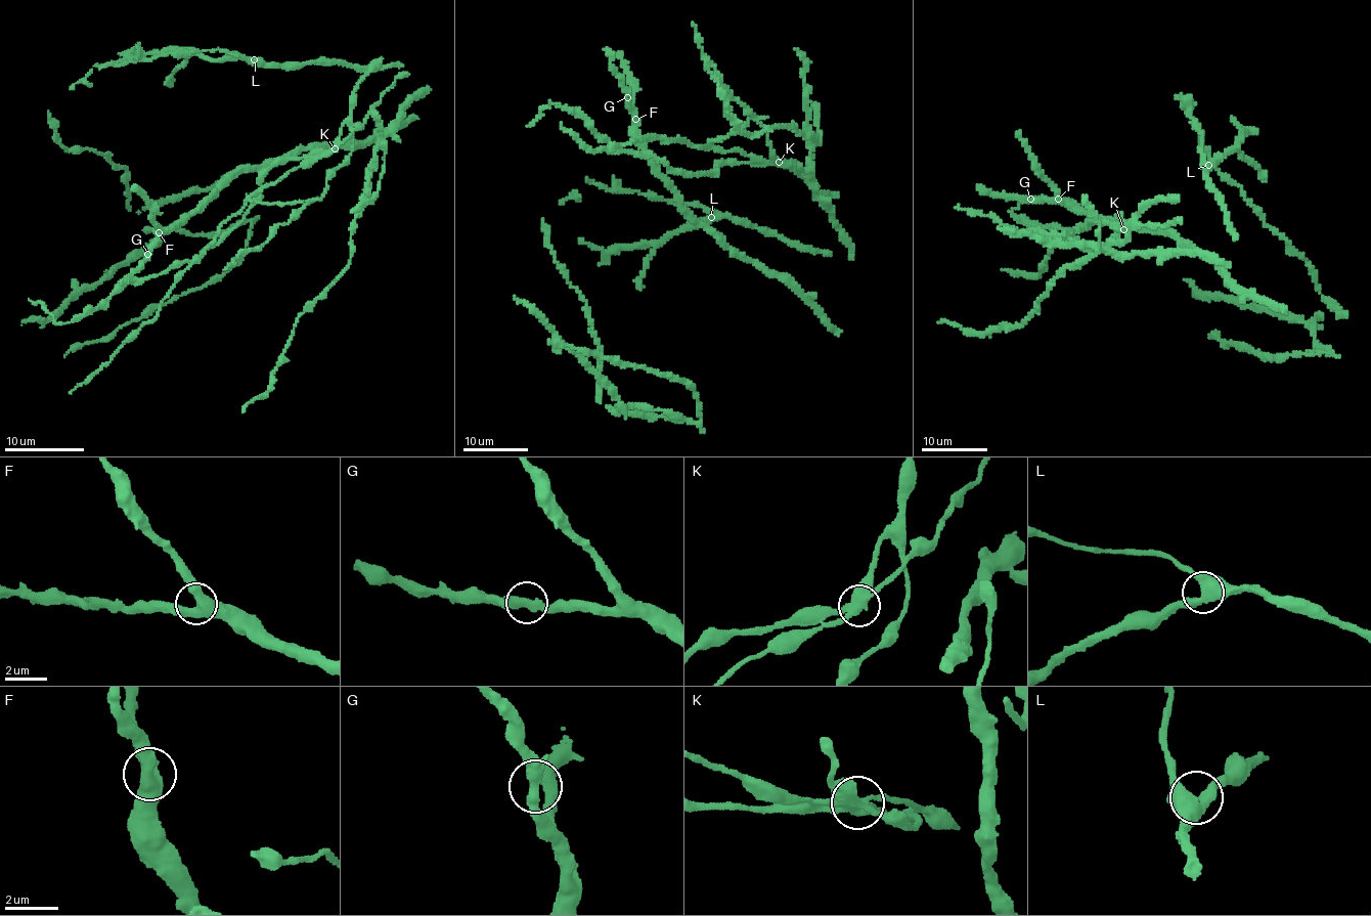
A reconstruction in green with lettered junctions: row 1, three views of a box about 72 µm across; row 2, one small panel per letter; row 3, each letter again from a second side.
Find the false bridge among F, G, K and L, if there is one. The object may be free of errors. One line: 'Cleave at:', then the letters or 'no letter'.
Cleave at: K

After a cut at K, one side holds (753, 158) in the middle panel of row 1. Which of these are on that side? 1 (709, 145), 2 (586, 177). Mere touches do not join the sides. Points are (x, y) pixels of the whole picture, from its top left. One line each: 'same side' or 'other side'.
1: same side
2: other side

